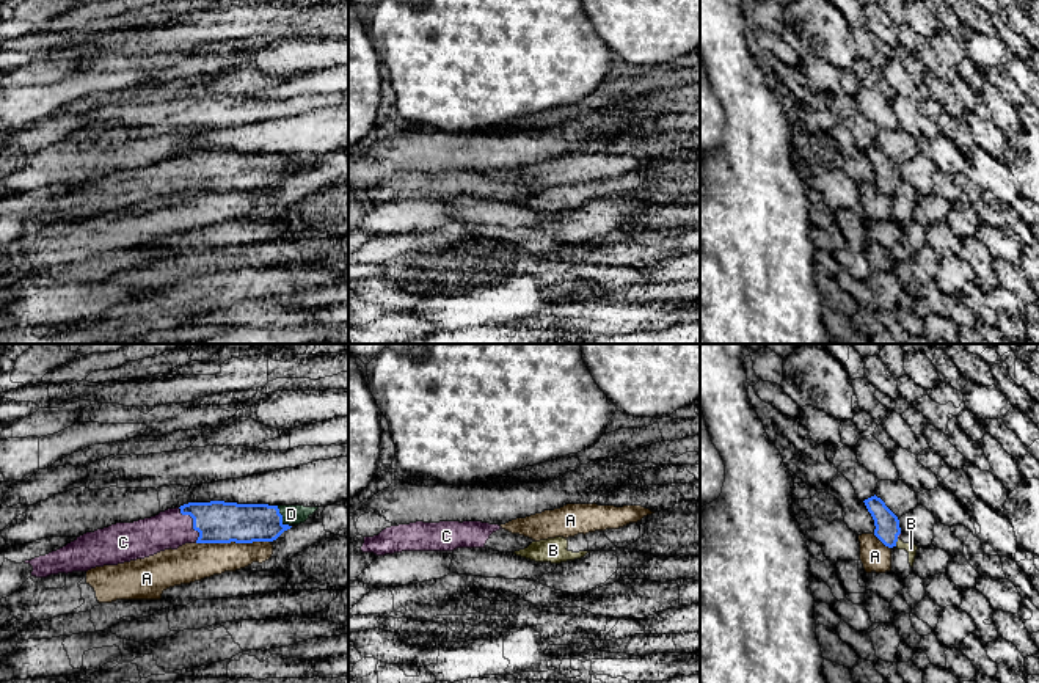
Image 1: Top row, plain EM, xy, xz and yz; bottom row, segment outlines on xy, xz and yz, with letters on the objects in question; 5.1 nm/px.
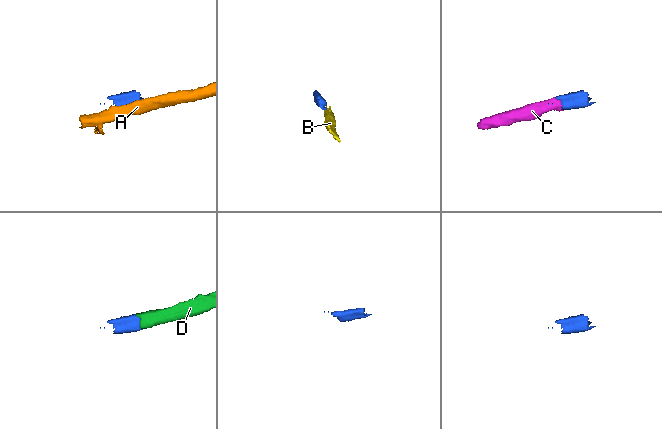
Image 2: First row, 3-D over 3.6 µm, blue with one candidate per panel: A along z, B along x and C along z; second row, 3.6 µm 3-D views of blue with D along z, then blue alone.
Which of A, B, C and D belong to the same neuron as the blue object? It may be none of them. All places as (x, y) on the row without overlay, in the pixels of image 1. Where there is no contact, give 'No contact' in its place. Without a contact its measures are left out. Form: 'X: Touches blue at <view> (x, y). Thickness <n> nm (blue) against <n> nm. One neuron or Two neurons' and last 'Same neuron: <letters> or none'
A: Touches blue at xy (233, 189). Thickness 220 nm (blue) against 200 nm. Two neurons
B: Touches blue at yz (896, 189). Thickness 130 nm (blue) against 60 nm. Two neurons
C: Touches blue at xy (193, 171). Thickness 220 nm (blue) against 190 nm. One neuron
D: Touches blue at xy (281, 165). Thickness 200 nm (blue) against 100 nm. One neuron
Same neuron: C, D

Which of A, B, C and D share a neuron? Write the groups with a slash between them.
A / B / C D

